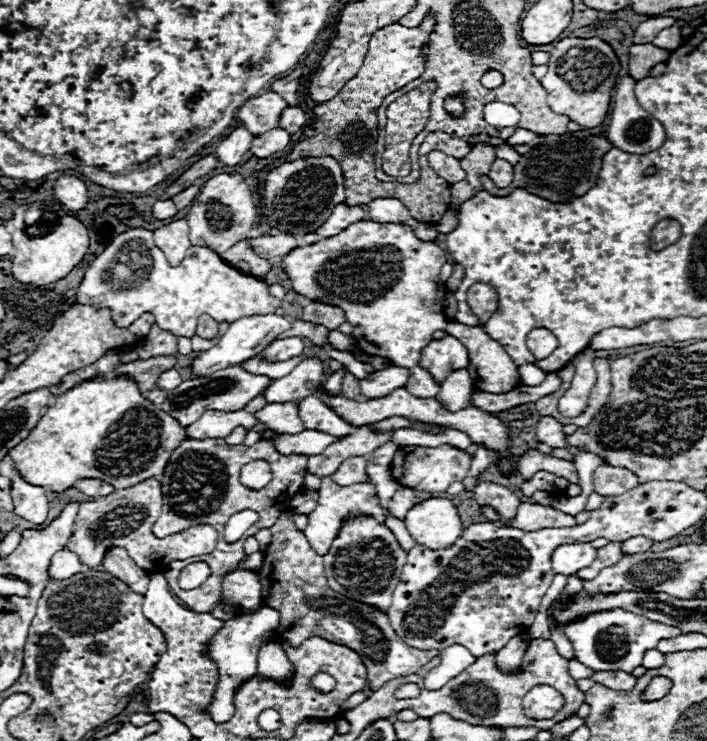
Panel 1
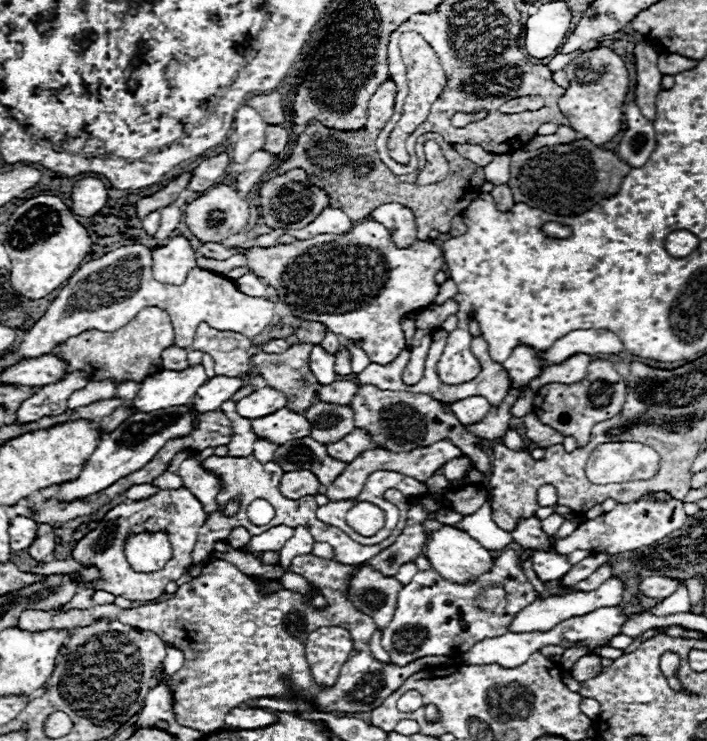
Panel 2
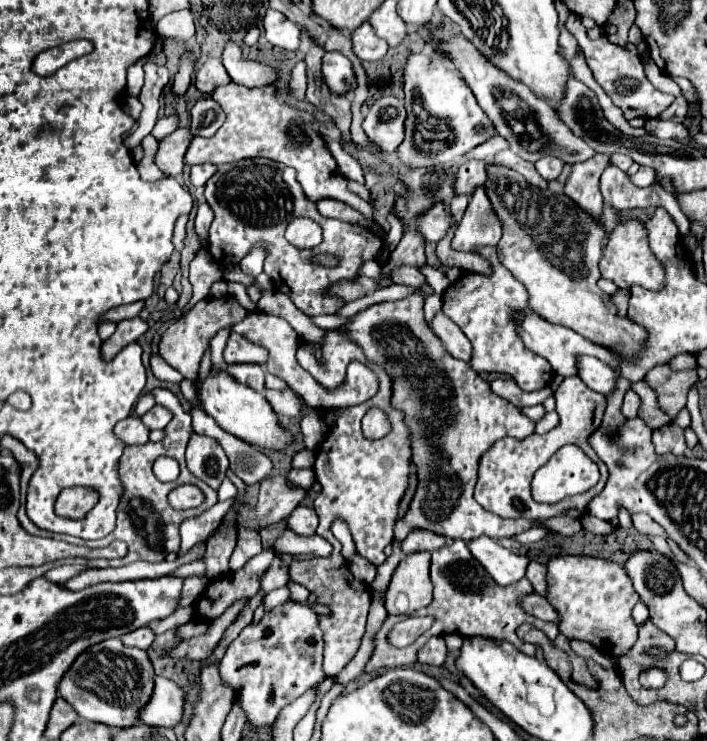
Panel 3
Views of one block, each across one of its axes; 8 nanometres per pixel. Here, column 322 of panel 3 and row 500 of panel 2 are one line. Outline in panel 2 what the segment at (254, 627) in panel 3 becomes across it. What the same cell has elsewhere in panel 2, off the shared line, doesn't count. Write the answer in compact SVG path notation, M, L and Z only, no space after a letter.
M672 498L670 502L650 502L650 500L640 500L640 502L630 502L630 504L618 504L612 512L602 514L598 518L582 522L570 536L562 540L554 540L556 552L568 554L574 550L588 550L588 552L606 552L614 555L618 552L634 550L640 546L650 546L652 542L668 536L670 532L678 530L686 522L686 514L682 510L682 502Z

